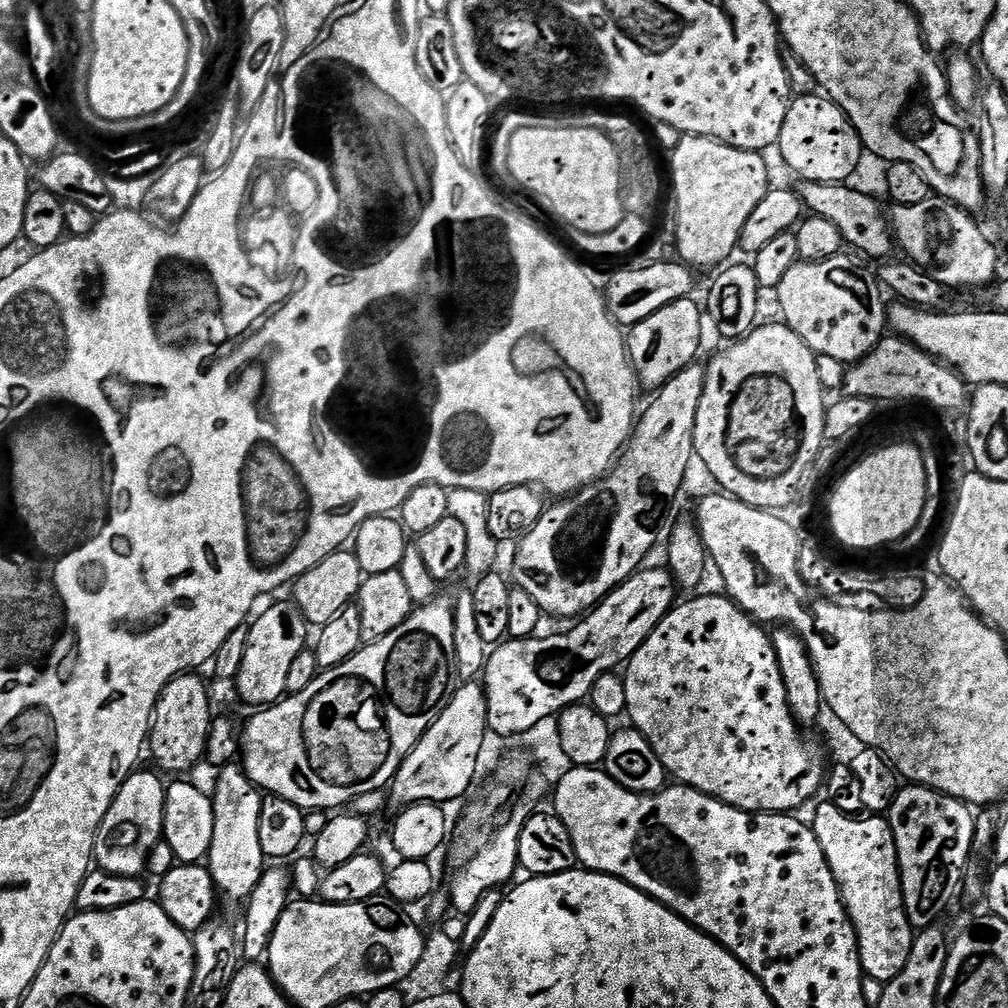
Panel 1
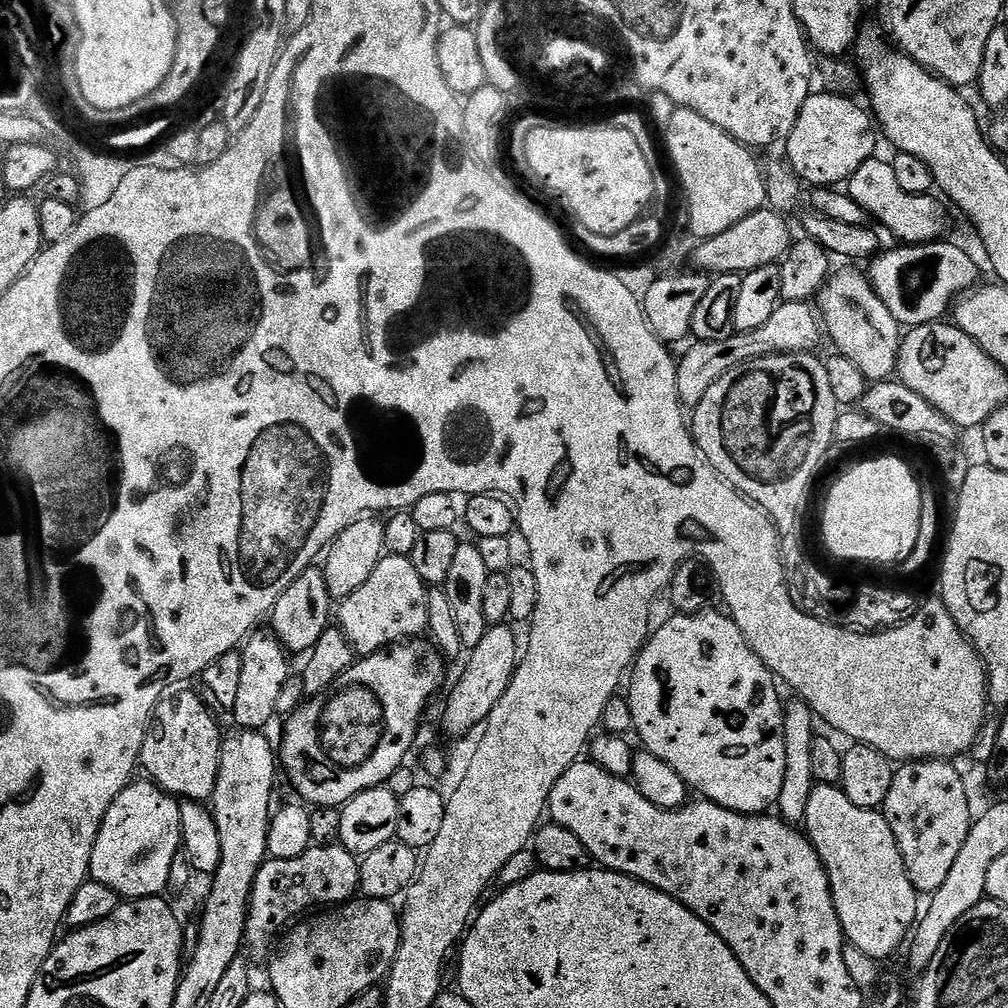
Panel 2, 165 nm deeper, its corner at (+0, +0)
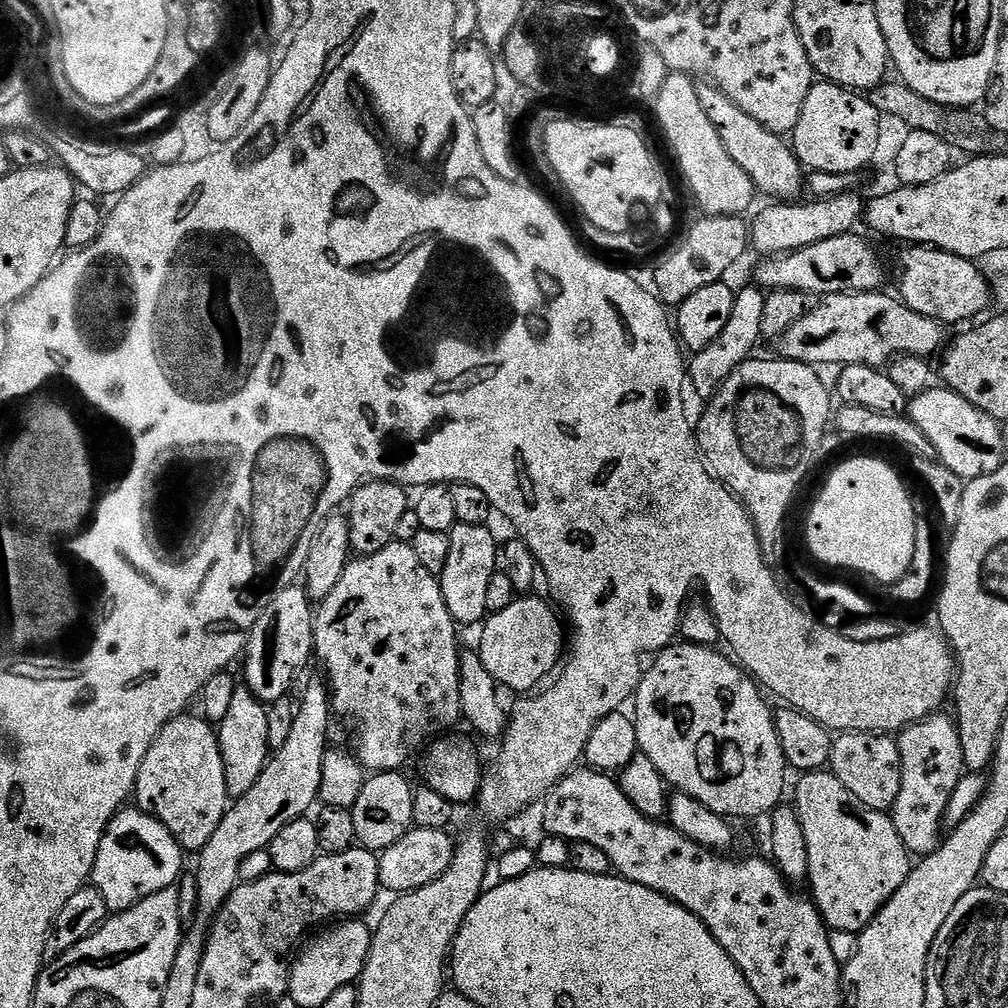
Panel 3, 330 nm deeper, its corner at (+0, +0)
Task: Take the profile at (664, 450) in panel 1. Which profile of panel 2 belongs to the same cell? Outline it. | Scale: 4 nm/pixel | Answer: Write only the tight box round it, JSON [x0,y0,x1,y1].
[676,300,822,406]

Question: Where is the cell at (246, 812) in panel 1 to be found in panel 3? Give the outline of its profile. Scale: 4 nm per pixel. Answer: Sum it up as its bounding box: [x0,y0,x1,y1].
[218,686,270,798]

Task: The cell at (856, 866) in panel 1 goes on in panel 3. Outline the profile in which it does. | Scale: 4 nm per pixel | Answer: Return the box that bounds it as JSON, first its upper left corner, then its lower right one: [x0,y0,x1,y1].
[794,770,914,934]

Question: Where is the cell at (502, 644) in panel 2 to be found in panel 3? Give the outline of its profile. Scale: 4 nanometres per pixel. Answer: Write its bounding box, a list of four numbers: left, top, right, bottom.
[478,594,566,693]

